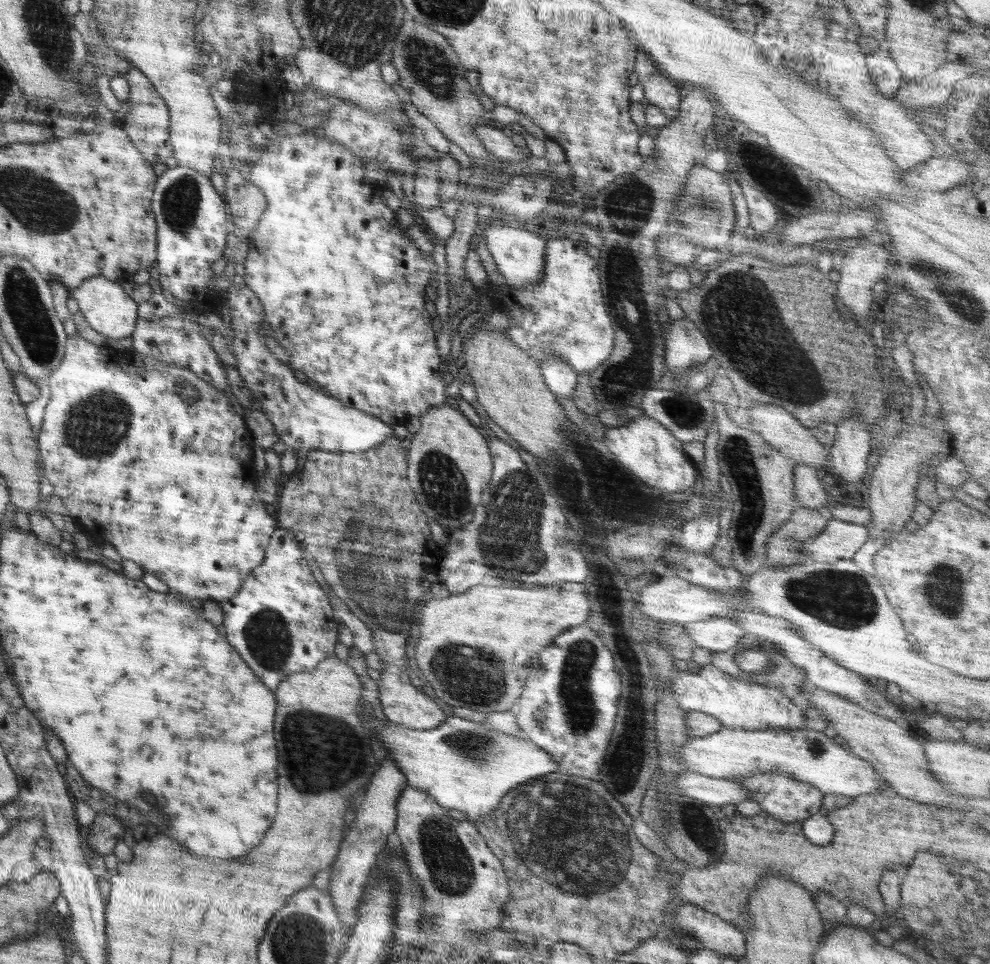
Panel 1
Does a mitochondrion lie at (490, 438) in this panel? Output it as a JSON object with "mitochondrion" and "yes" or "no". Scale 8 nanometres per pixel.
{"mitochondrion":"no"}

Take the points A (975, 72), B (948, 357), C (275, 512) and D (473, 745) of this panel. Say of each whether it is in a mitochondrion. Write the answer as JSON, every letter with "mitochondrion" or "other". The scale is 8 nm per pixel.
{"A":"other","B":"other","C":"other","D":"mitochondrion"}

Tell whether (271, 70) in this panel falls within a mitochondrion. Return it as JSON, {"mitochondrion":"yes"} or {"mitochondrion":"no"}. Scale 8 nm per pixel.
{"mitochondrion":"no"}

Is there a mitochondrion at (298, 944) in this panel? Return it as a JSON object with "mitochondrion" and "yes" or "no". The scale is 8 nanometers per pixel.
{"mitochondrion":"yes"}

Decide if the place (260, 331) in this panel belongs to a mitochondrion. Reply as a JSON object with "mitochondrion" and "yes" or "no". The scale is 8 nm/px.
{"mitochondrion":"no"}

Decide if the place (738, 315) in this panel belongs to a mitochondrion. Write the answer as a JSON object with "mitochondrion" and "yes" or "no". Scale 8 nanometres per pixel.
{"mitochondrion":"yes"}

